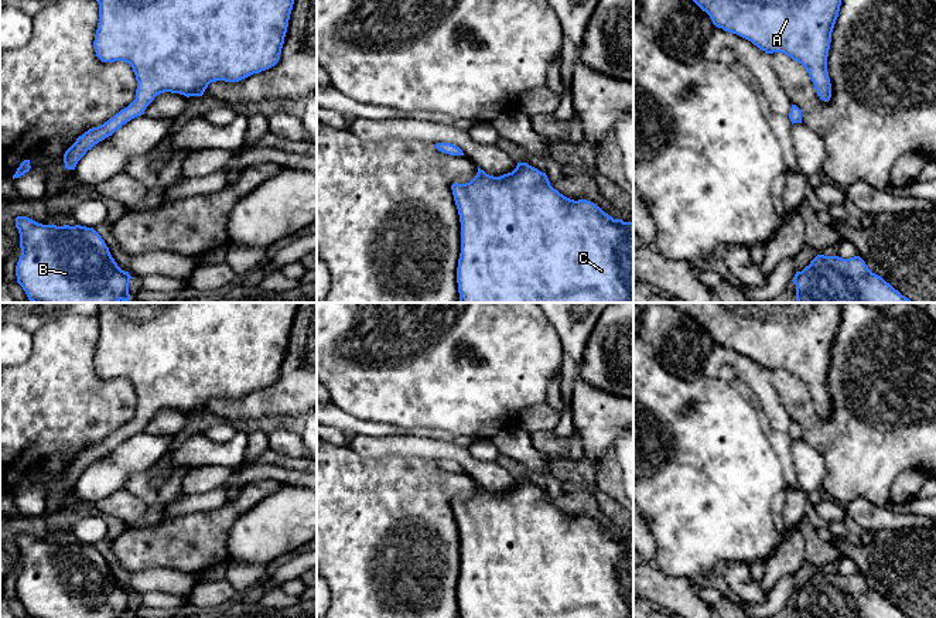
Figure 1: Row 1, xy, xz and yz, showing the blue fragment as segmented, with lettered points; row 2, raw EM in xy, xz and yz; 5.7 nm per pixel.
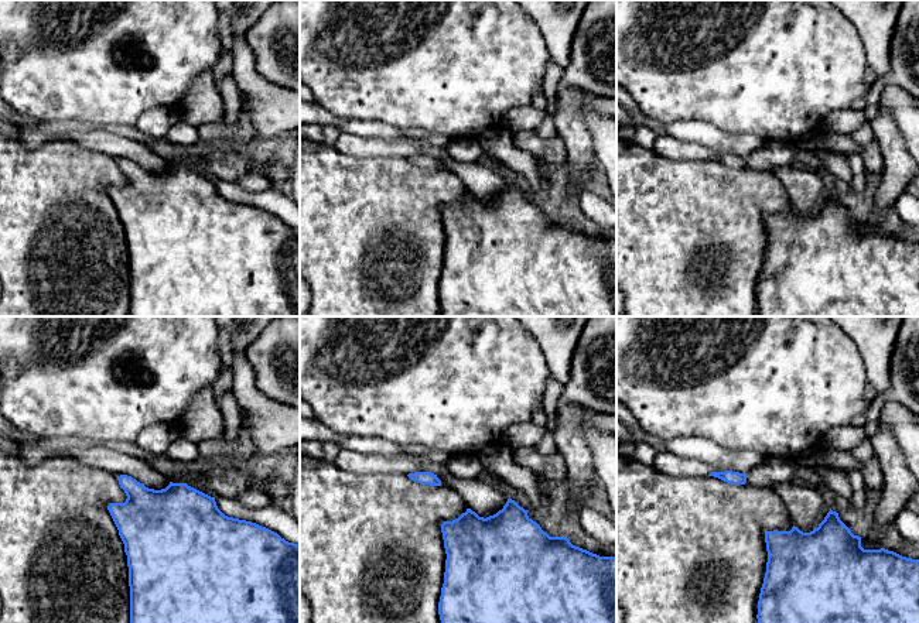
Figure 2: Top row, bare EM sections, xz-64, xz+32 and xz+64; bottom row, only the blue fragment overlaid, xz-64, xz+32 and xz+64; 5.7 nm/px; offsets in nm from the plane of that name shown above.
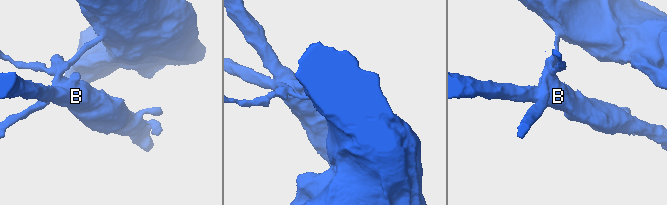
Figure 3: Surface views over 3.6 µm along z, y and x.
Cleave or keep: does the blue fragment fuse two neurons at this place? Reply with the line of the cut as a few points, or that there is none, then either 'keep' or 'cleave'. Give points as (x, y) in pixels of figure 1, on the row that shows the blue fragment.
xy (126, 108), (135, 116) | cleave

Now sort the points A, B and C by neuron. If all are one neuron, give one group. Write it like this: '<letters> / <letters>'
A C / B

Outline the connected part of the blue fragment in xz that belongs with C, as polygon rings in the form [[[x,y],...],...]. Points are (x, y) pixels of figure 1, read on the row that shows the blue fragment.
[[[527,163],[501,177],[478,167],[469,182],[454,182],[451,190],[461,222],[460,303],[633,303],[633,222],[614,219],[591,201],[564,197]]]

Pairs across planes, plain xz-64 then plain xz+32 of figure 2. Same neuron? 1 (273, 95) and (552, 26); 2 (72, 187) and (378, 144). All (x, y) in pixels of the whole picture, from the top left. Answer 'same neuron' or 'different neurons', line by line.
1: different neurons
2: different neurons

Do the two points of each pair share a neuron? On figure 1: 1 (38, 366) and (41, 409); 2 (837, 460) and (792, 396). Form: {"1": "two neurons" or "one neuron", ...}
{"1": "one neuron", "2": "one neuron"}

